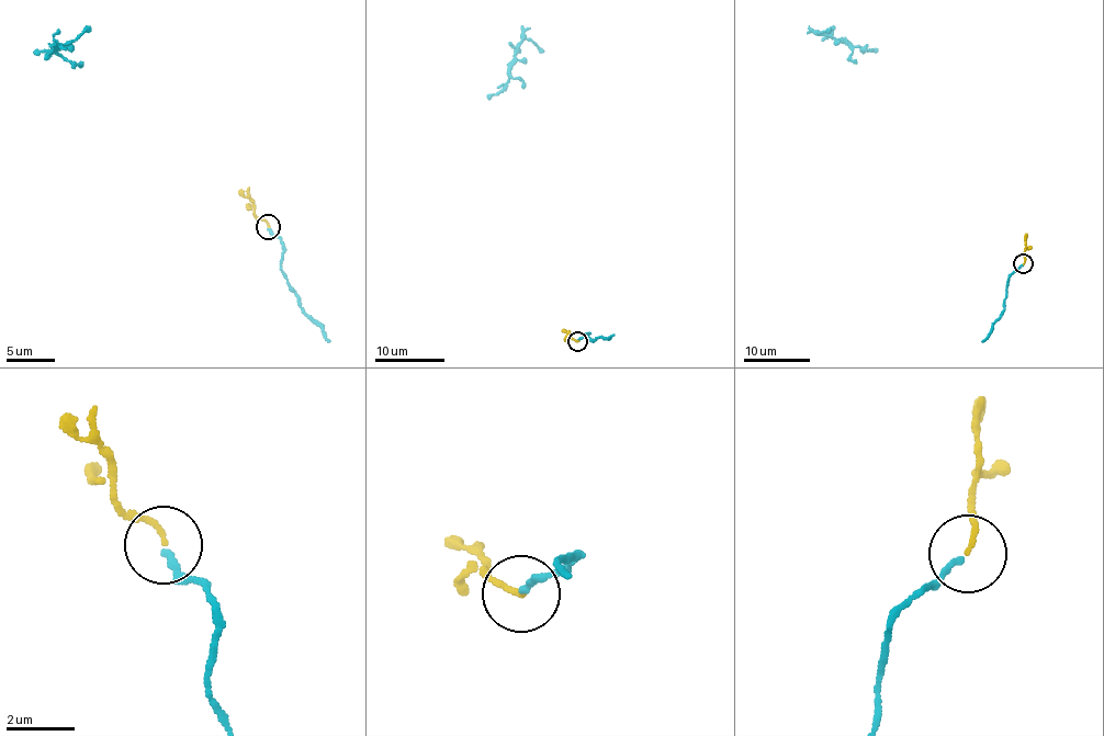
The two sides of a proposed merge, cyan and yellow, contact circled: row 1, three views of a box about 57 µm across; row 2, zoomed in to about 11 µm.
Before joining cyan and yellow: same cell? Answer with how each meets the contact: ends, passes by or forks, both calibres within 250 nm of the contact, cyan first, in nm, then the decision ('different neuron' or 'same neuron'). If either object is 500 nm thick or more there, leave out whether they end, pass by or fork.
cyan ends; yellow ends; calibres 190 and 150 nm; same neuron

